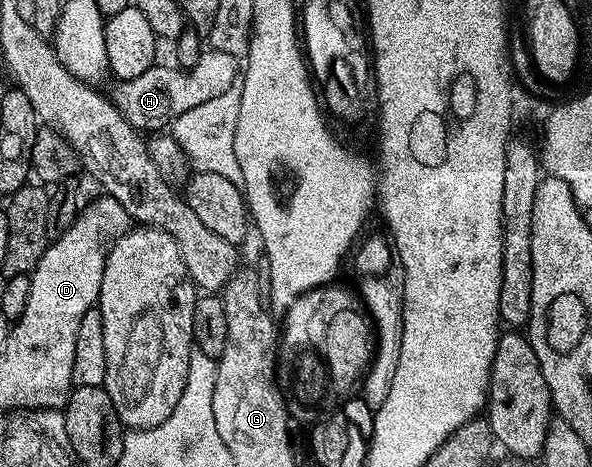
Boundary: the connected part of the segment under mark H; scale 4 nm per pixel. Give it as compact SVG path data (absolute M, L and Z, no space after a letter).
M208 48L201 51L198 62L190 69L155 64L138 78L121 81L116 86L115 94L112 94L112 100L137 131L158 132L186 110L231 91L237 85L241 72L242 62L239 57Z

